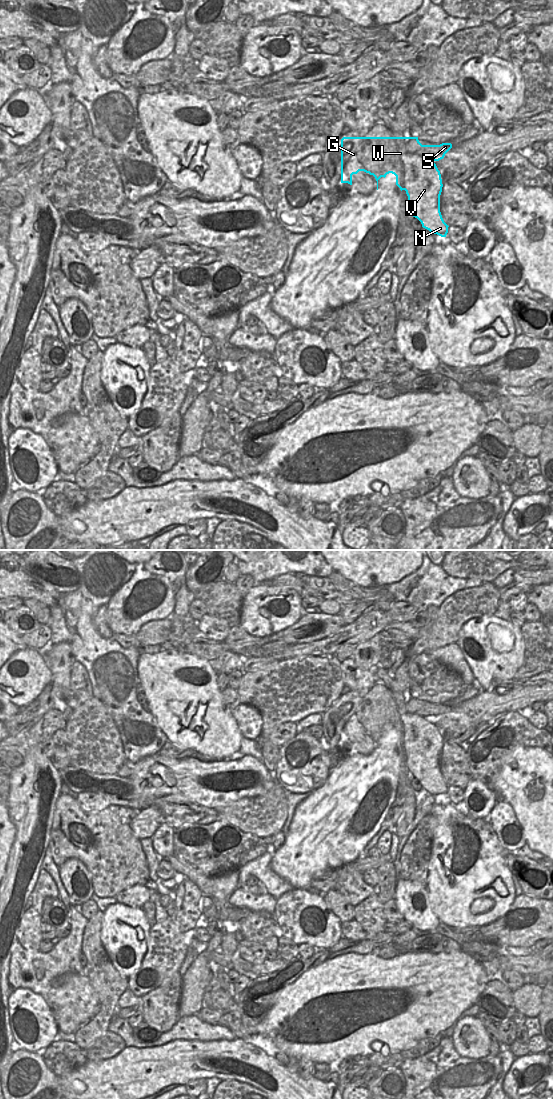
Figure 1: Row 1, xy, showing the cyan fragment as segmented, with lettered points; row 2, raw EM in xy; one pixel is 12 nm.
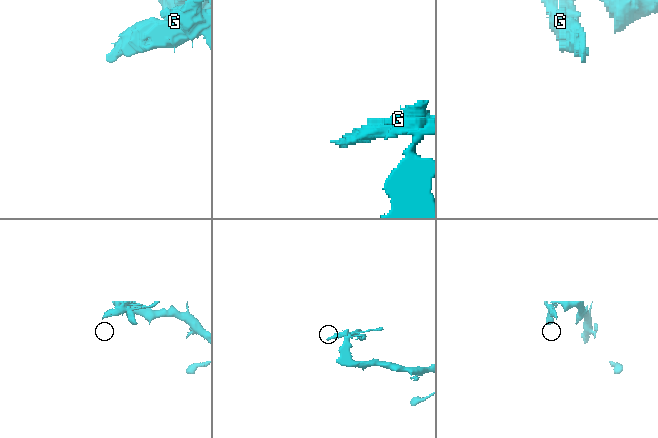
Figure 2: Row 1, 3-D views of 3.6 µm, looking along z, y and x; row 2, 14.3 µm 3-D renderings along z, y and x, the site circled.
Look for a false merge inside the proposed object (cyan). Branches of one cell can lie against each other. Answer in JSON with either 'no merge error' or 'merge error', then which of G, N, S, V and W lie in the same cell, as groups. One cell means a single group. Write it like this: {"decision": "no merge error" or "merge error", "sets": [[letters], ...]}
{"decision": "no merge error", "sets": [["G", "N", "S", "V", "W"]]}

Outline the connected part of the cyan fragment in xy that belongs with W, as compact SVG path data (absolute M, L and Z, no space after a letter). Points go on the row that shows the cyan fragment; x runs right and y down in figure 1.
M343 137L341 139L341 183L352 185L352 175L364 171L375 177L378 190L378 180L381 177L385 178L389 173L394 174L396 185L401 191L406 191L411 215L421 222L423 228L433 234L446 237L449 226L444 222L440 212L440 195L443 184L440 171L434 162L443 159L451 148L451 143L422 145L418 137Z

